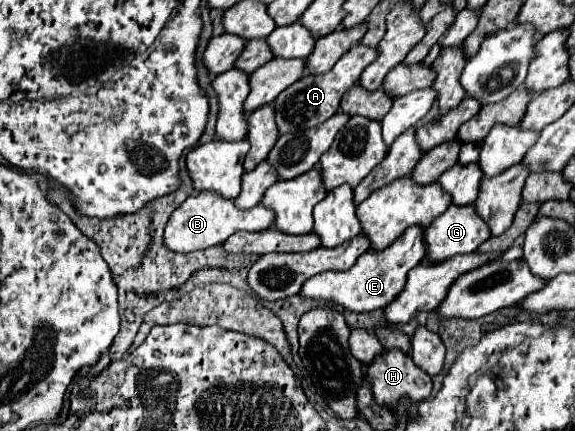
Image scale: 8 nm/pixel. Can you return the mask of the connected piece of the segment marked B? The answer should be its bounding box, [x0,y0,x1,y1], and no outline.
[165,193,275,253]

